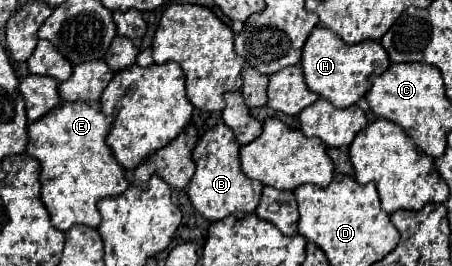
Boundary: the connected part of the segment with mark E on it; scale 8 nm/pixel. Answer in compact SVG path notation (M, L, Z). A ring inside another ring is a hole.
M60 103L44 119L38 119L36 123L28 125L28 147L26 153L34 157L40 163L40 183L42 183L42 201L50 213L52 225L60 231L68 231L72 225L88 225L98 227L100 225L100 211L96 207L98 199L120 195L128 187L128 173L118 165L114 159L110 147L106 145L106 135L110 129L112 119L106 117L96 105L92 103Z

